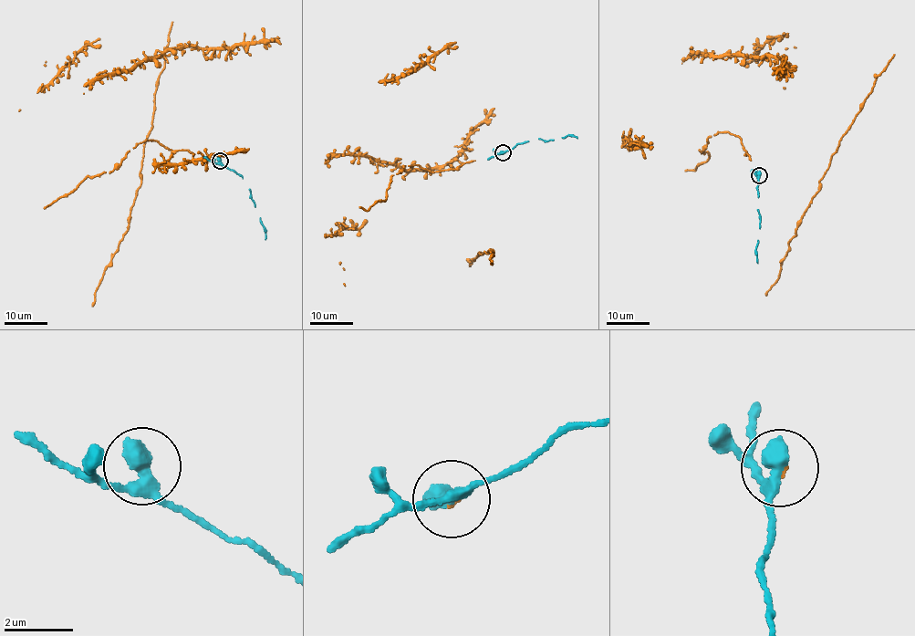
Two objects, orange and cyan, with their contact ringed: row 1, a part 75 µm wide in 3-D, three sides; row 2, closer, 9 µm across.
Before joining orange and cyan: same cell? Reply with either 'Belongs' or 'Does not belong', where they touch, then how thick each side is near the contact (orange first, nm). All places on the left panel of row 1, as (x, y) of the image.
Belongs. Place: (220, 161). Thickness 60 nm (orange) against 460 nm

